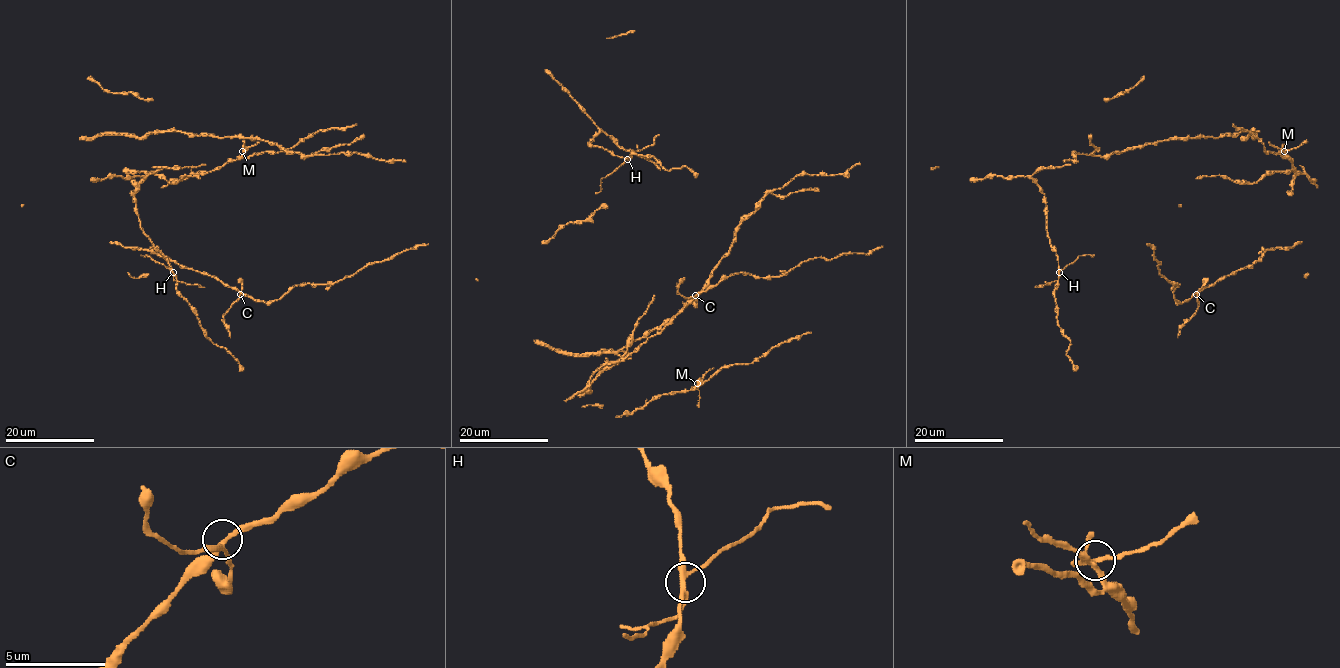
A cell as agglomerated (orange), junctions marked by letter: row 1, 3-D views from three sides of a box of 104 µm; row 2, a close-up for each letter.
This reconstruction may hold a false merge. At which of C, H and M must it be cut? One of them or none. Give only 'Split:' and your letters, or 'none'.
Split: H

